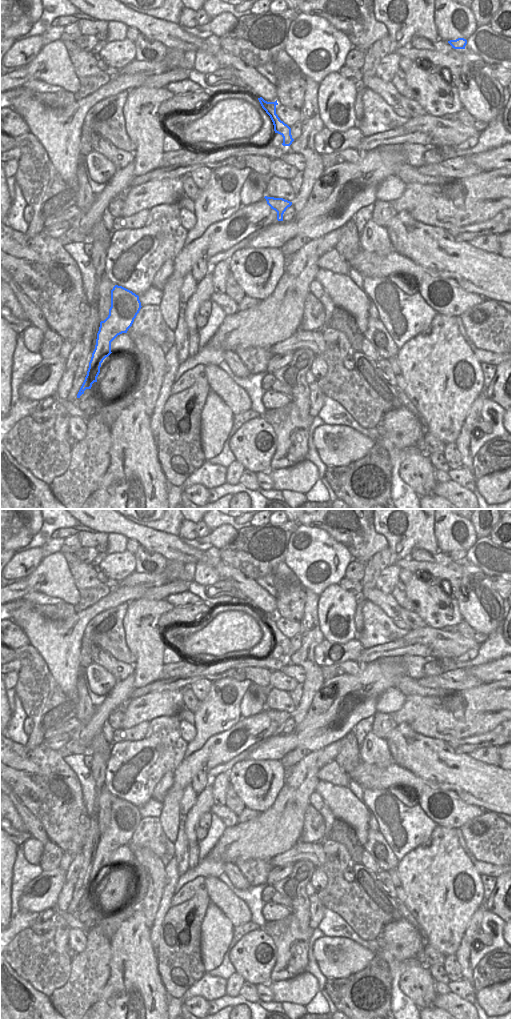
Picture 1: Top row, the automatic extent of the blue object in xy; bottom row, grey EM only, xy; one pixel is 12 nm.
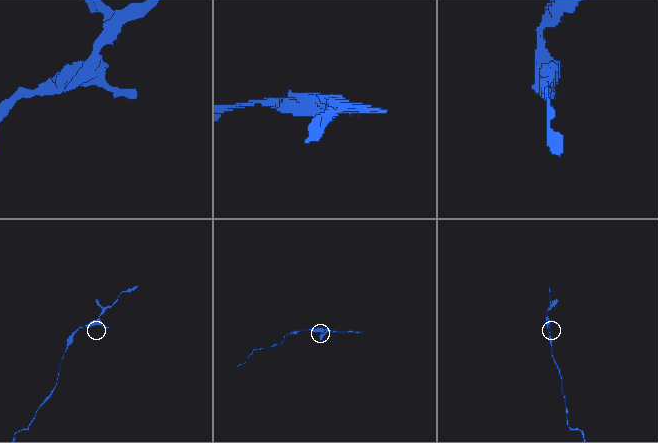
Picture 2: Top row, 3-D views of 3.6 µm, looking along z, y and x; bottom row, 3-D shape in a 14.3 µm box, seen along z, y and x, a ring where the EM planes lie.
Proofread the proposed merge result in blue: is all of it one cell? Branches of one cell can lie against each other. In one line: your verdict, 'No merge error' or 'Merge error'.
No merge error

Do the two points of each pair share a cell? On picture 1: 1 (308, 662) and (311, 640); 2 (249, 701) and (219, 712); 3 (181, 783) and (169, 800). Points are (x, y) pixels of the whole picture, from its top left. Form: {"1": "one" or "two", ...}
{"1": "one", "2": "two", "3": "two"}

